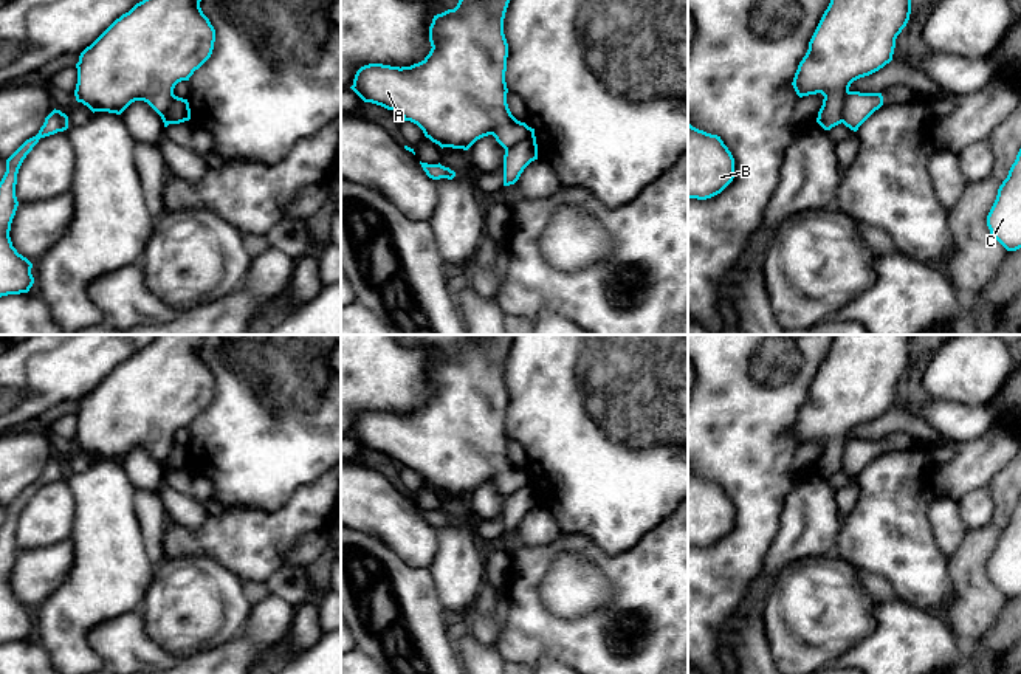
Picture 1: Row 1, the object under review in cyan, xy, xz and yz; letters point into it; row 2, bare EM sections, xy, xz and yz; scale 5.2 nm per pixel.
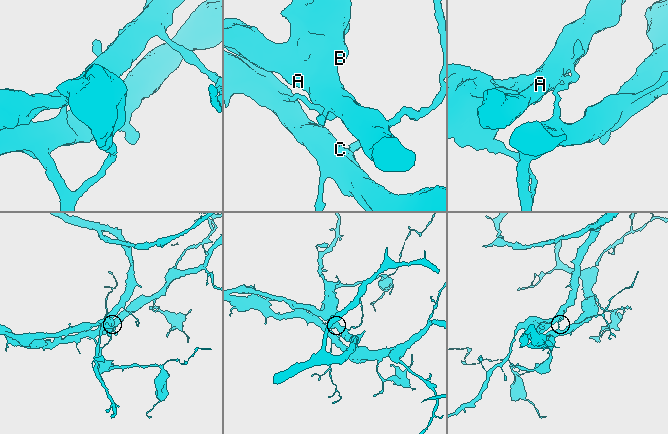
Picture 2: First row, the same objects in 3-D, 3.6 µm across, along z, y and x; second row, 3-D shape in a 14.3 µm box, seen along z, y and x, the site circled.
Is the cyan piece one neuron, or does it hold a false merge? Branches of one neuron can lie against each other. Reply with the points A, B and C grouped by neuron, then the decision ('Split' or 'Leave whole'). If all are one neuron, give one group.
Groups: A B / C. Split

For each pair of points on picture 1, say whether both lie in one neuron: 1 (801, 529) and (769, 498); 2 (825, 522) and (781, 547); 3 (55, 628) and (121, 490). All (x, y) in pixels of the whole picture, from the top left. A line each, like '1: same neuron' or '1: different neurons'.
1: different neurons
2: same neuron
3: same neuron

